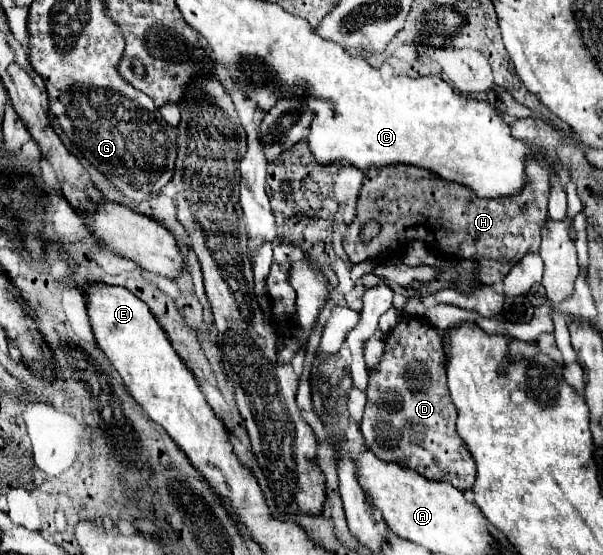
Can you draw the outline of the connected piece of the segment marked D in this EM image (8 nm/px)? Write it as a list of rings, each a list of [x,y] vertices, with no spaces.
[[[401,318],[387,334],[379,370],[369,376],[361,432],[365,446],[379,460],[411,468],[427,480],[449,482],[465,492],[475,482],[475,460],[455,430],[457,410],[447,390],[443,360],[439,332],[423,318]]]

